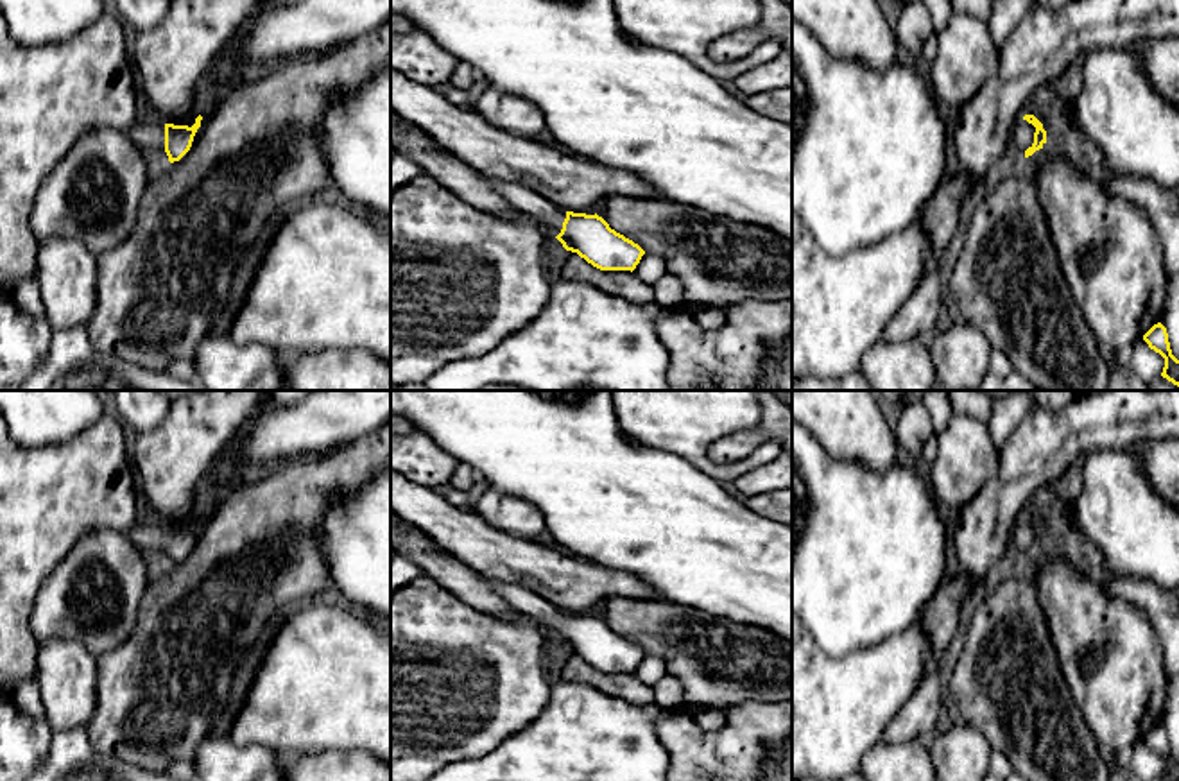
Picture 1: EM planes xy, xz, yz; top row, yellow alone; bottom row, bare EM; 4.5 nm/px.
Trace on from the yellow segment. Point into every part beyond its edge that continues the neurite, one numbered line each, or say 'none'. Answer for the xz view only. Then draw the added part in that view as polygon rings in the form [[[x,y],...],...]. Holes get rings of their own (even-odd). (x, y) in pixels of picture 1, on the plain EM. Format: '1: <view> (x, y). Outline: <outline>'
1: xz (524, 600). Outline: [[[487,579],[487,582],[512,609],[536,620],[548,636],[557,638],[561,634],[566,620],[564,611],[559,611],[523,586],[502,582],[498,579]]]

